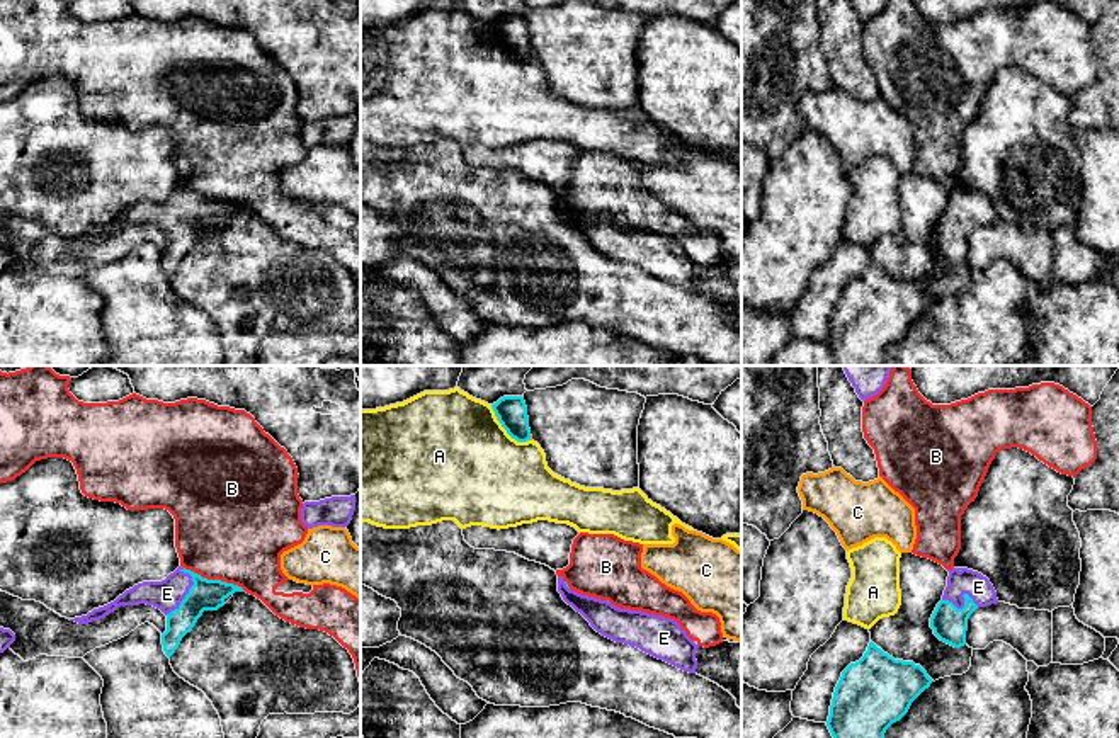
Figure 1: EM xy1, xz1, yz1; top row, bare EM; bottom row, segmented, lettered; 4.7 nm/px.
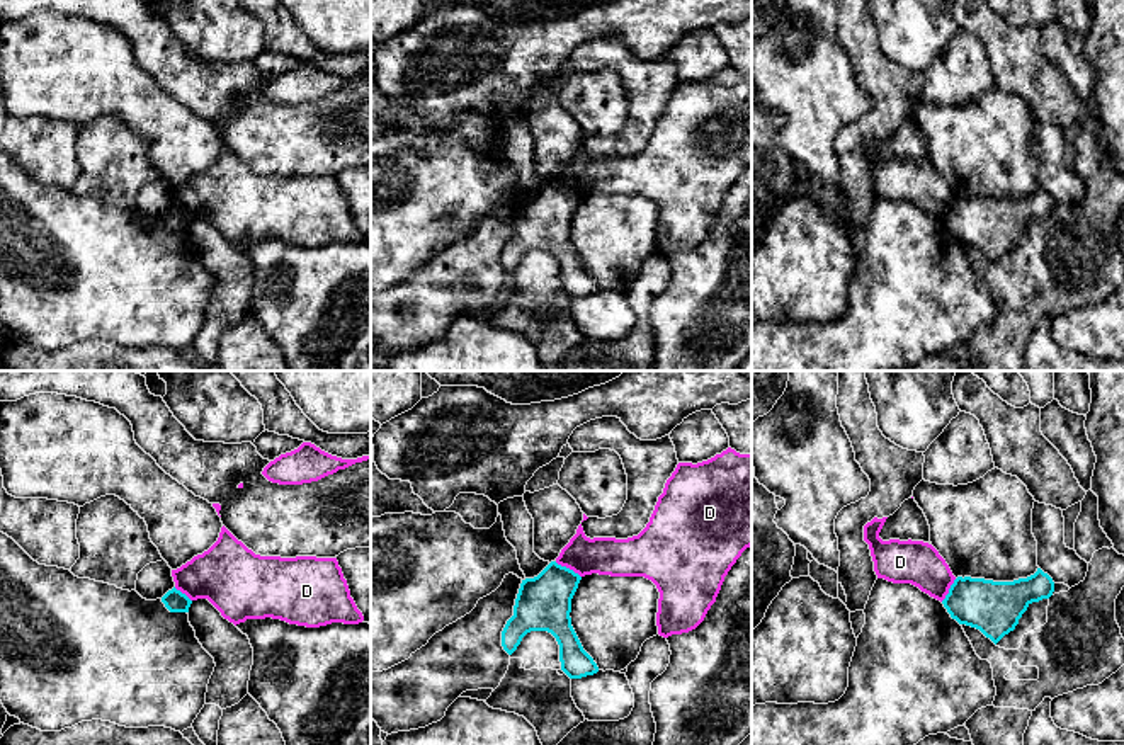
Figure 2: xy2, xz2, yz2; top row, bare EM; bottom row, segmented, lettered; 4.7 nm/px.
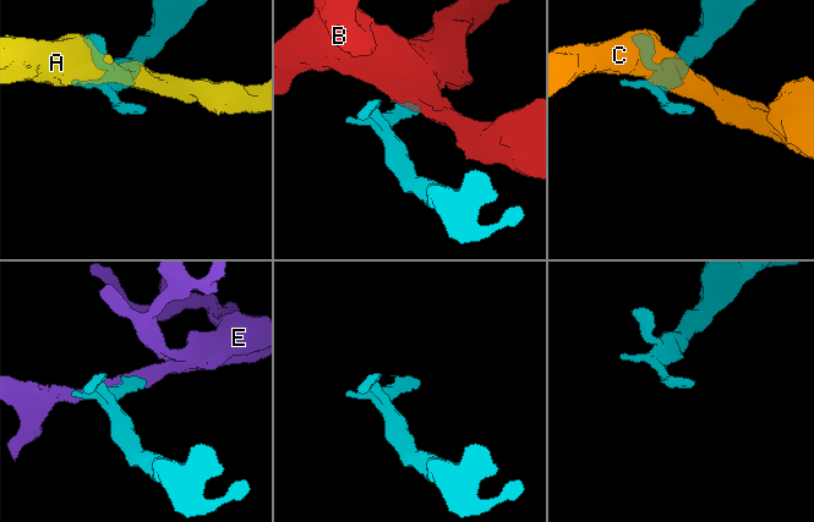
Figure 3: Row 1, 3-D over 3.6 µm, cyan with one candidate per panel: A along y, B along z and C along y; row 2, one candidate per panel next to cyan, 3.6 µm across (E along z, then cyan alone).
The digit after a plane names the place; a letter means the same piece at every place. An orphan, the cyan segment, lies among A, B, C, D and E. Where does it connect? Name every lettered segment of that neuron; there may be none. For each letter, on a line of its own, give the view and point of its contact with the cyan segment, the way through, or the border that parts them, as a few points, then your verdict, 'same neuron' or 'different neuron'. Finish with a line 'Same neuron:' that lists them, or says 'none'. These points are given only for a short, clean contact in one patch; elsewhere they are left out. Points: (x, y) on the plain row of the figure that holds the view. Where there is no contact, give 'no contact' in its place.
A: contact xz1 (512, 56); different neuron
B: contact xy1 (215, 199); border xy1 (184, 186), (208, 198), (237, 203), (245, 210); different neuron
C: contact xz1 (497, 34); border xz1 (495, 33), (499, 38); different neuron
D: contact xz2 (568, 187); border xz2 (555, 181), (572, 187), (580, 196); different neuron
E: contact xy1 (189, 211); same neuron
Same neuron: E

